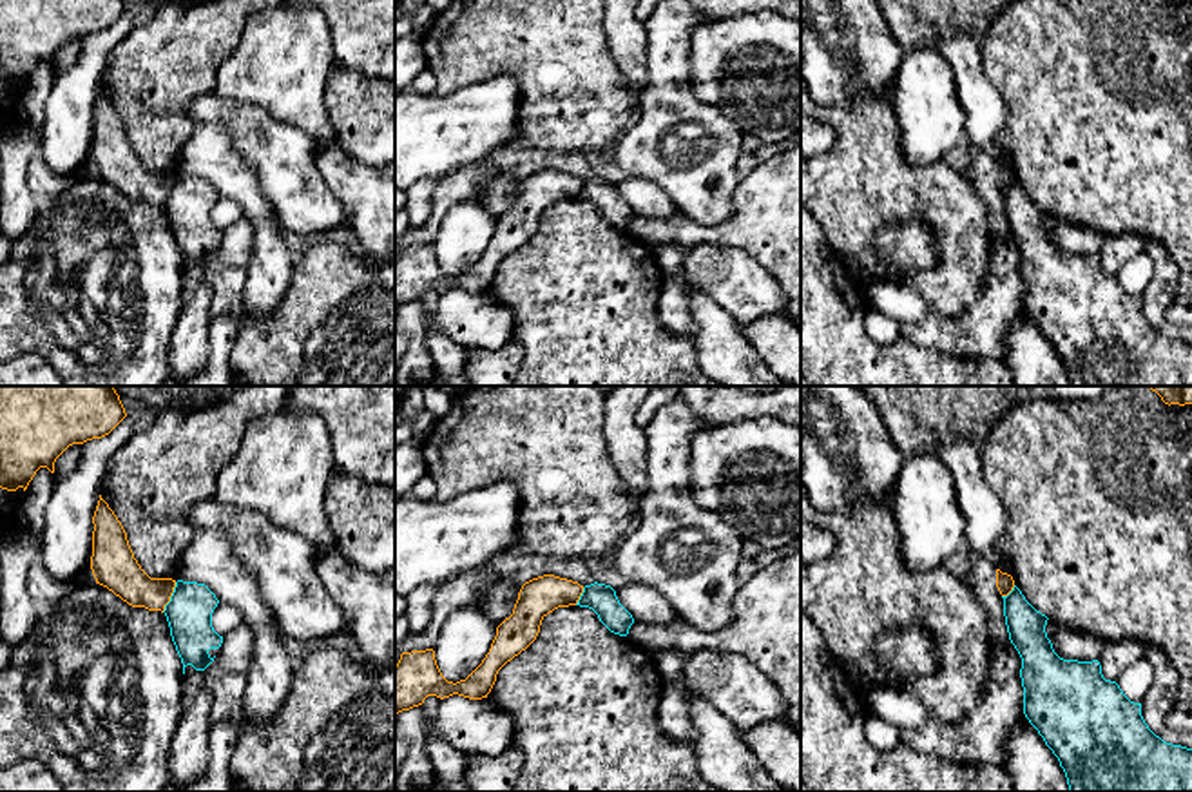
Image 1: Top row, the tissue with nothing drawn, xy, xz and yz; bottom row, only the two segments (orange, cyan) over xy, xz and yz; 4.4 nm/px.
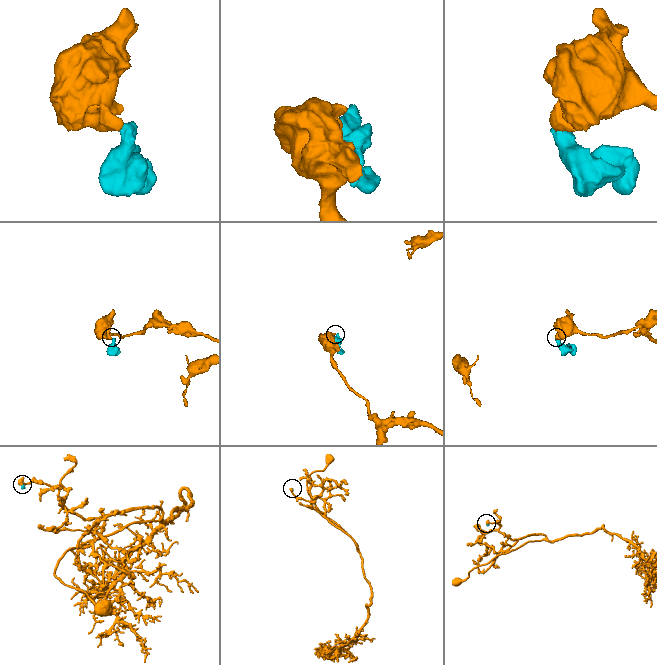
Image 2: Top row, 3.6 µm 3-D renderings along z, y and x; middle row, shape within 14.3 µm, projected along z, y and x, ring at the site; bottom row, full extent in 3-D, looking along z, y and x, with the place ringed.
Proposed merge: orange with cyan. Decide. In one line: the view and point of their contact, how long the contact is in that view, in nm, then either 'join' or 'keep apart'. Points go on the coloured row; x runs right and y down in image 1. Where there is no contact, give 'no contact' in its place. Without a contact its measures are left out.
meets orange in xy at (171, 595); contact 150 nm long; keep apart

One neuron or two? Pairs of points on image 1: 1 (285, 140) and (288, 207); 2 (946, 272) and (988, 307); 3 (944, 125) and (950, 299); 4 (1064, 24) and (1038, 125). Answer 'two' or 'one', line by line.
1: one
2: two
3: two
4: one

